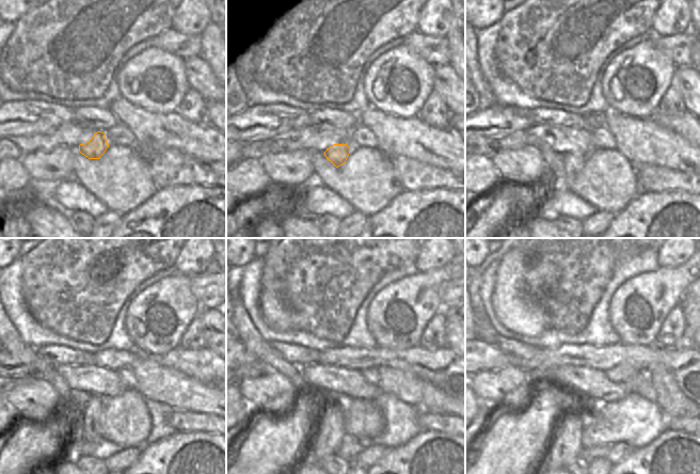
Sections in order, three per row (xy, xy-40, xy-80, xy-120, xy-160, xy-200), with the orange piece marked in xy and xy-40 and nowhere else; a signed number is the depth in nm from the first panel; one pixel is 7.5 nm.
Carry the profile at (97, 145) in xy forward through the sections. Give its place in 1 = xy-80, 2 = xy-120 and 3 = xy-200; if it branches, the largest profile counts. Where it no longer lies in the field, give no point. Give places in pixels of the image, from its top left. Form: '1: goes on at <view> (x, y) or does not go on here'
1: goes on at xy-80 (573, 162)
2: goes on at xy-120 (90, 425)
3: goes on at xy-200 (565, 447)

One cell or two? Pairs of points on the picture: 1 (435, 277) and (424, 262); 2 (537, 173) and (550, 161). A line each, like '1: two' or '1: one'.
1: two
2: two

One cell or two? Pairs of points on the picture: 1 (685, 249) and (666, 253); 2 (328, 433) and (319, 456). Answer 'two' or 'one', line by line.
1: one
2: one

